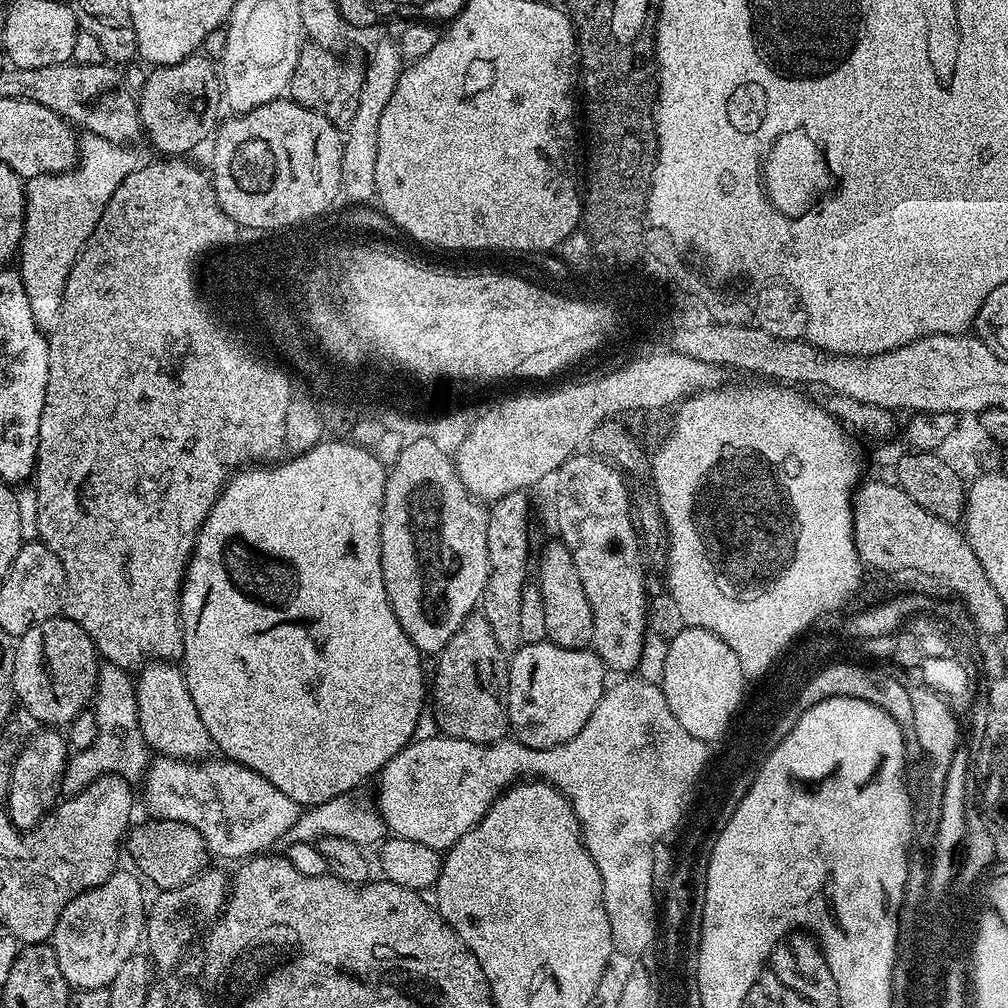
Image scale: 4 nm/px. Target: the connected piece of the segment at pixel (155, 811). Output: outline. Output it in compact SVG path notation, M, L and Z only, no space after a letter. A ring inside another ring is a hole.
M157 755L149 763L148 771L142 781L144 787L144 804L148 807L148 816L157 820L173 820L186 822L202 834L207 851L224 860L243 861L245 858L259 856L271 844L280 844L282 834L290 830L296 821L298 806L278 786L266 782L262 774L250 770L246 766L234 763L227 758L212 760L213 758L195 760L176 759L170 756Z

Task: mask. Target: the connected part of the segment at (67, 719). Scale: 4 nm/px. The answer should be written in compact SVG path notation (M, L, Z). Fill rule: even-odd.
M53 618L26 630L15 641L14 674L12 695L37 720L40 726L67 726L78 714L93 703L98 682L98 670L102 657L96 644L74 621L67 618Z

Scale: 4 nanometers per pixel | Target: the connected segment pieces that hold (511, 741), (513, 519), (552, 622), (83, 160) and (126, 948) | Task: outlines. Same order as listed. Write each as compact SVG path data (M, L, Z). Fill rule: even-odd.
M642 679L617 680L620 681L613 688L611 685L598 706L594 706L594 714L590 714L579 734L570 738L570 742L562 742L553 748L531 748L515 738L505 738L496 744L475 744L443 734L425 740L413 739L379 772L380 789L376 792L374 804L392 836L422 842L422 846L437 850L447 850L488 813L496 797L505 788L511 788L525 778L556 785L572 804L590 858L600 864L612 947L617 953L625 952L628 958L636 958L640 956L636 948L644 948L644 944L652 940L648 848L652 840L656 840L656 836L660 836L660 832L664 832L664 828L676 820L676 812L680 812L680 800L684 800L684 788L692 784L692 776L696 776L696 768L700 768L700 760L704 758L668 758L658 754L654 750L654 736L644 734Z
M511 492L502 498L491 501L488 508L488 525L486 526L486 546L488 547L488 581L482 597L482 615L490 622L490 630L494 630L494 638L498 646L506 653L517 652L522 646L522 633L518 627L520 611L522 610L522 590L529 583L528 547L532 544L532 536L528 531L532 528L532 504L528 501L529 493Z
M553 538L544 548L540 556L540 577L538 577L542 594L542 610L546 610L546 630L548 640L563 648L587 649L594 634L594 618L590 614L590 602L586 602L586 590L582 590L582 578L578 578L578 569L574 566L574 558L570 558L570 550L566 550L563 540Z
M84 134L79 137L78 166L59 175L42 175L27 181L24 189L24 237L18 253L18 271L26 286L26 298L30 298L34 322L45 334L55 332L58 326L66 278L70 278L70 270L84 249L84 243L90 234L94 234L94 226L98 226L98 218L102 218L114 190L118 190L128 175L143 168L146 163L145 157L140 157L134 149L112 143L104 137Z
M123 870L113 872L106 882L72 899L59 915L50 943L71 989L109 987L124 962L139 951L138 944L144 938L146 898L141 881L133 876Z

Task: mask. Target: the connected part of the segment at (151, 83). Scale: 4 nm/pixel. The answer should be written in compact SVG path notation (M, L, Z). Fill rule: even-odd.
M193 54L177 64L153 67L144 77L144 87L138 92L138 103L141 126L146 140L148 138L149 142L165 157L180 158L188 154L184 152L194 151L204 139L207 141L215 133L218 127L216 115L219 114L220 108L222 109L221 77L213 61L203 55Z

